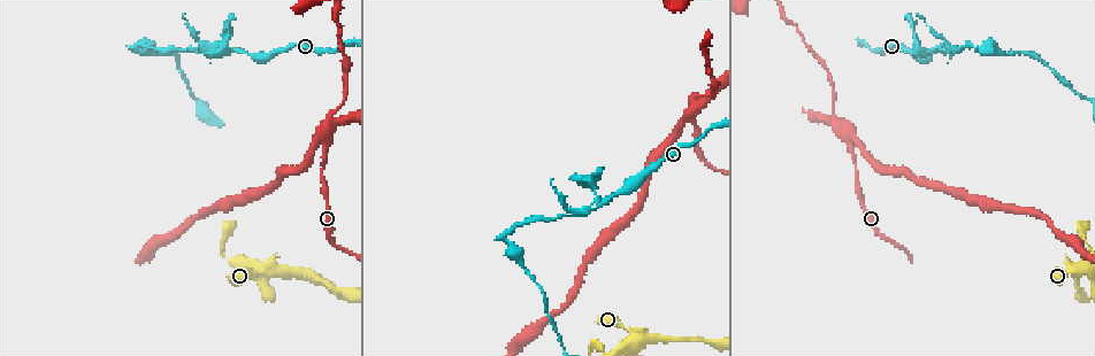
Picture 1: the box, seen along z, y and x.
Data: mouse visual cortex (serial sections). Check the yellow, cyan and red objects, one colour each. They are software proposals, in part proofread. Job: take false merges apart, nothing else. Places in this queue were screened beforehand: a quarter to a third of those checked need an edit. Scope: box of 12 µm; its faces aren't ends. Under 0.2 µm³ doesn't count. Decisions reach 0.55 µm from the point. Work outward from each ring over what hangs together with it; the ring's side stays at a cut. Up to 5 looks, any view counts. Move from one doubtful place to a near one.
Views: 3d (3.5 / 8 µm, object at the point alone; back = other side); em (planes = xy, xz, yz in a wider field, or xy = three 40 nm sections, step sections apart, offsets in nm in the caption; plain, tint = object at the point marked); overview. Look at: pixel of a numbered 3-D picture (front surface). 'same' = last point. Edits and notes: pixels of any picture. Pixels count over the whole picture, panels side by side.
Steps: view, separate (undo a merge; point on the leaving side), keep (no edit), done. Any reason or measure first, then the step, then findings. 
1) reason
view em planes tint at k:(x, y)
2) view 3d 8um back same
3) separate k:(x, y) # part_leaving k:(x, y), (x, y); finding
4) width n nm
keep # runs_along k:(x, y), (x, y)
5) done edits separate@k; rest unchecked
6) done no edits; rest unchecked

abrupt turn
view 3d 3.5um at 1:(325, 138)

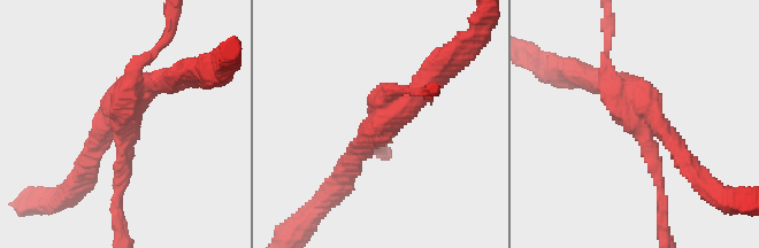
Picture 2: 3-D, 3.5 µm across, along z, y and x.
view em xy step 5 tint at 2:(377, 123)

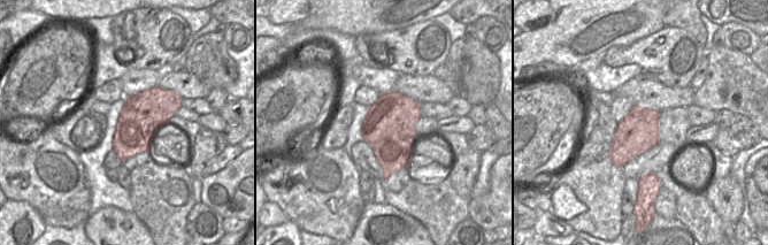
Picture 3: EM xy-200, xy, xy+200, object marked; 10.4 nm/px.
separate 2:(178, 85) # part_leaving 2:(645, 114), (713, 192); a second cell is stuck on

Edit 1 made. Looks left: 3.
see it whole again
view overview

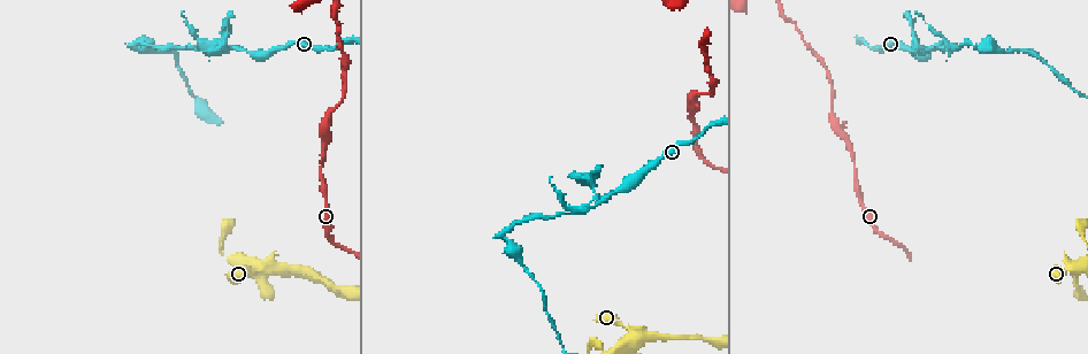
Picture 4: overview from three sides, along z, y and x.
thick turns thin
view 3d 3.5um at 4:(1074, 268)

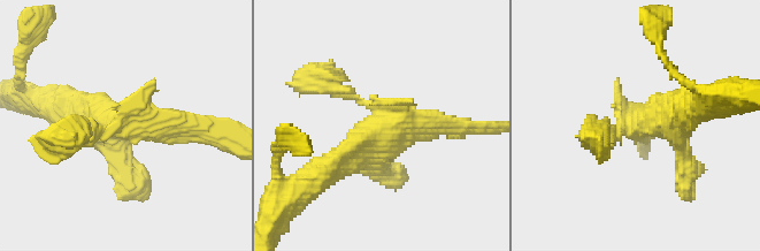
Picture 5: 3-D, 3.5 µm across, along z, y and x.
view em xy step 5 tint at 5:(126, 121)

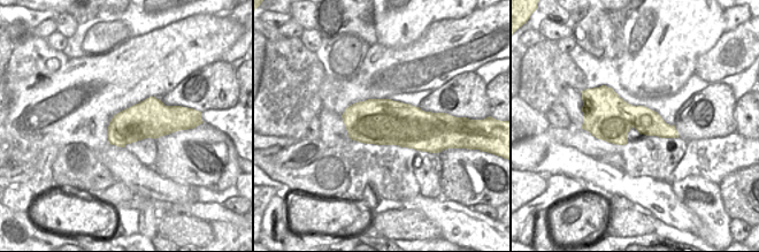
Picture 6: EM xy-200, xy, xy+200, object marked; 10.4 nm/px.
keep # runs_along 5:(324, 81), (389, 124), (459, 128); continuous, no second cell

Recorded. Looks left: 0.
done edits separate@2; rest unchecked

